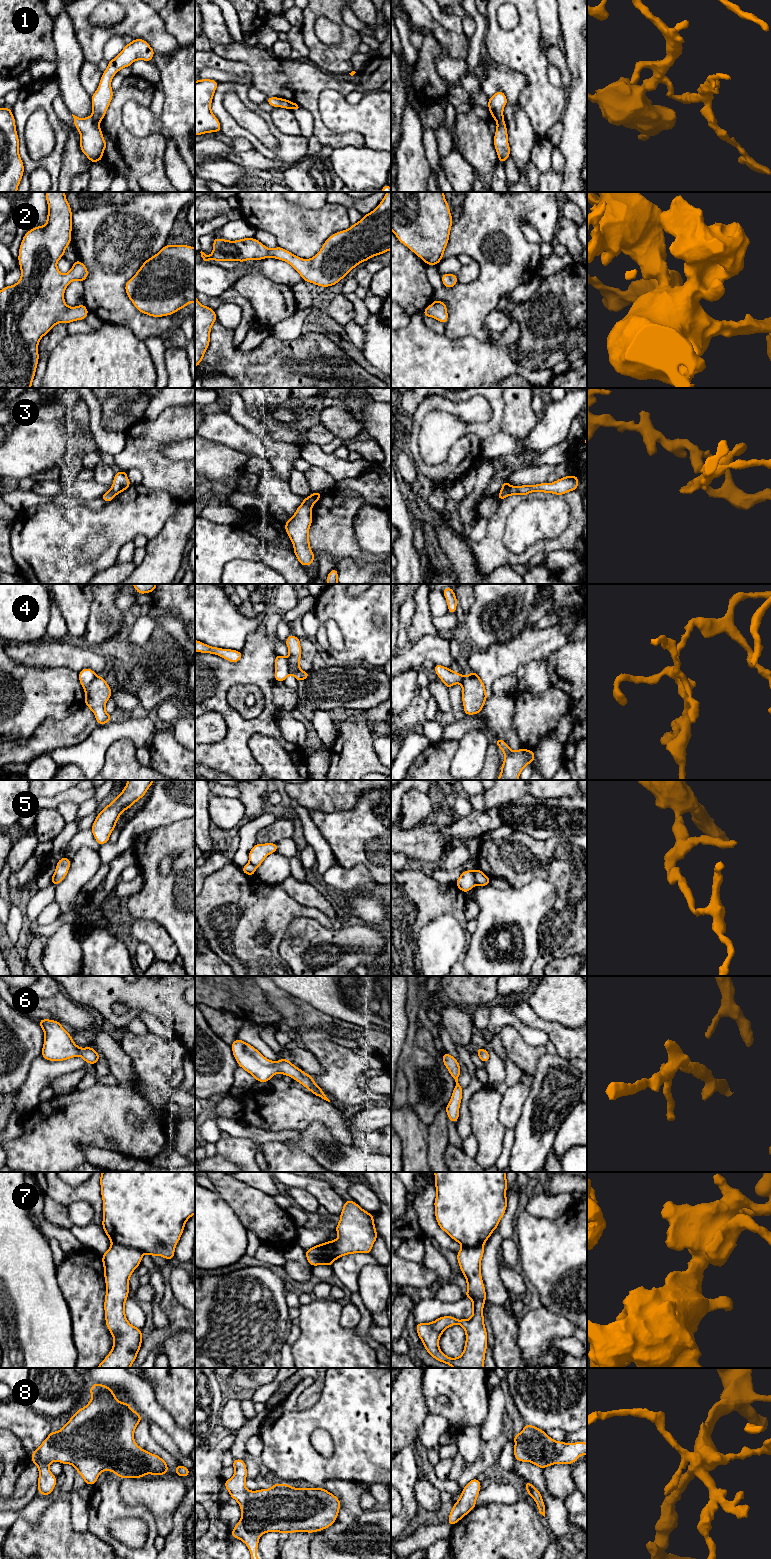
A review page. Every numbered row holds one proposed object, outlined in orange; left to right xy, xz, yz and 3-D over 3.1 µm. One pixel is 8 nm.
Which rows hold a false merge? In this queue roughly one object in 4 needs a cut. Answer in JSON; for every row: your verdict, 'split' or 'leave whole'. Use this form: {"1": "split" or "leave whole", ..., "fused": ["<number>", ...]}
{"1": "leave whole", "2": "leave whole", "3": "split", "4": "split", "5": "split", "6": "leave whole", "7": "split", "8": "leave whole", "fused": ["3", "4", "5", "7"]}

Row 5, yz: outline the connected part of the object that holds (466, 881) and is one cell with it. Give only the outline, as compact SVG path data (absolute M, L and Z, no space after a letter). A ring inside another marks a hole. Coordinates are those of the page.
M465 870L457 879L456 886L463 892L467 893L476 885L475 873L479 870Z

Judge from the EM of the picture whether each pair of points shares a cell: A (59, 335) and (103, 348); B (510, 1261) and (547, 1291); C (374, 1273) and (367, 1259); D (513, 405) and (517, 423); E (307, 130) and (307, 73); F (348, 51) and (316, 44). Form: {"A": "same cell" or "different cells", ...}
{"A": "different cells", "B": "different cells", "C": "different cells", "D": "same cell", "E": "different cells", "F": "same cell"}

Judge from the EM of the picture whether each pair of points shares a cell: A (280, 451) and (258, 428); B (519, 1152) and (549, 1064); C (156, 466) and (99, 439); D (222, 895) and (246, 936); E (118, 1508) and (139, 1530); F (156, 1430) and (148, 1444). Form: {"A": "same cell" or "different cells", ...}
{"A": "same cell", "B": "same cell", "C": "different cells", "D": "same cell", "E": "different cells", "F": "different cells"}

